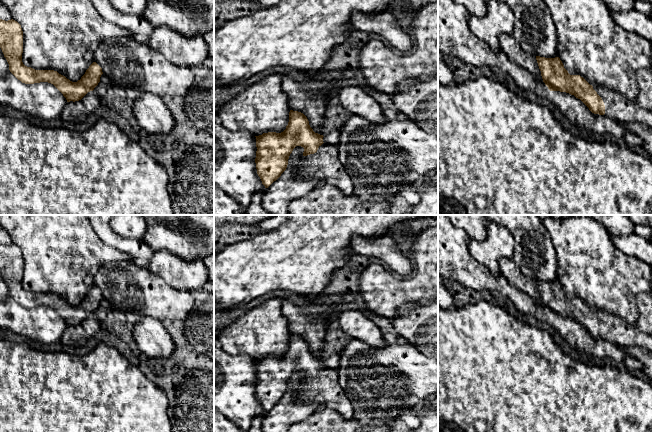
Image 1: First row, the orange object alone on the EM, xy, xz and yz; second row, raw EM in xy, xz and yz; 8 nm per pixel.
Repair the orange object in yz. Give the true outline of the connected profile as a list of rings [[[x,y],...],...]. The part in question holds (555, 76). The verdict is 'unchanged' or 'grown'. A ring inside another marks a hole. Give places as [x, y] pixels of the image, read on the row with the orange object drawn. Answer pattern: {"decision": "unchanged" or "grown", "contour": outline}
{"decision": "unchanged", "contour": [[[536,56],[543,82],[550,91],[566,92],[580,99],[594,114],[604,115],[602,98],[580,75],[570,75],[559,57]]]}

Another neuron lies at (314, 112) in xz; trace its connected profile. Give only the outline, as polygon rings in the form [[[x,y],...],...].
[[[309,103],[305,109],[304,115],[309,121],[310,127],[315,133],[323,135],[323,117],[325,114],[324,103]]]

